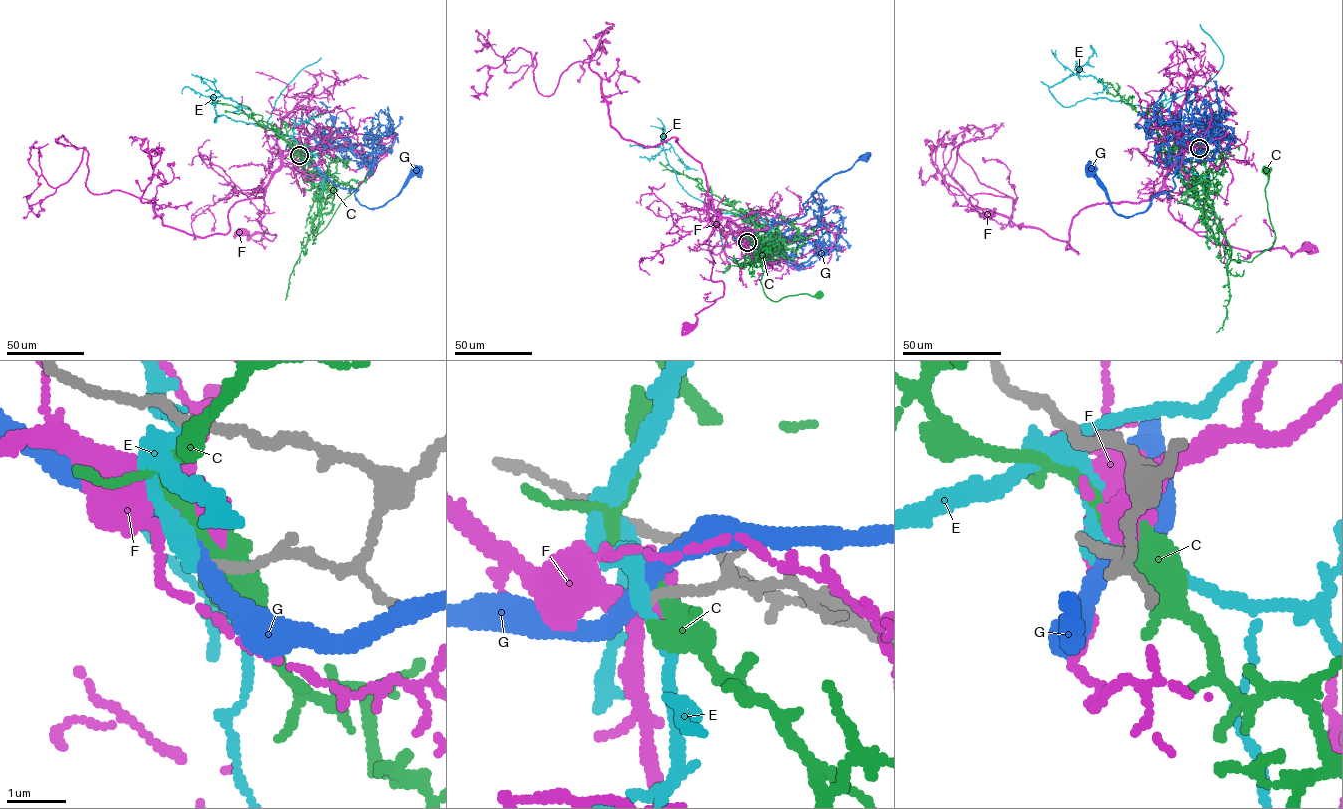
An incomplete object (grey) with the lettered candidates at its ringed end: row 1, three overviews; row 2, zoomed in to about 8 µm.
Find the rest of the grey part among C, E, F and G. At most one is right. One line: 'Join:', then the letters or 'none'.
Join: none

